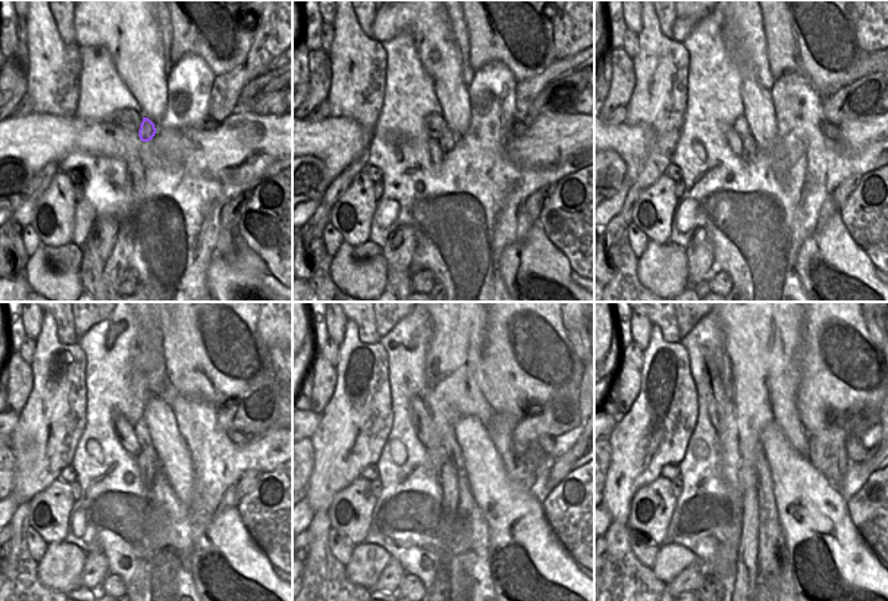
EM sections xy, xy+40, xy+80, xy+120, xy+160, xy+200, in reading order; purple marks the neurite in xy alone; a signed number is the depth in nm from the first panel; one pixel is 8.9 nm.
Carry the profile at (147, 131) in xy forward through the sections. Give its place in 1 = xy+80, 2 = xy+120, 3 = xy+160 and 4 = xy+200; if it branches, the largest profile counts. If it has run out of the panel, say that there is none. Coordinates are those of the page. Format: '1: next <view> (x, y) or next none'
1: next xy+80 (749, 147)
2: next xy+120 (148, 462)
3: next xy+160 (449, 479)
4: next xy+200 (748, 572)

